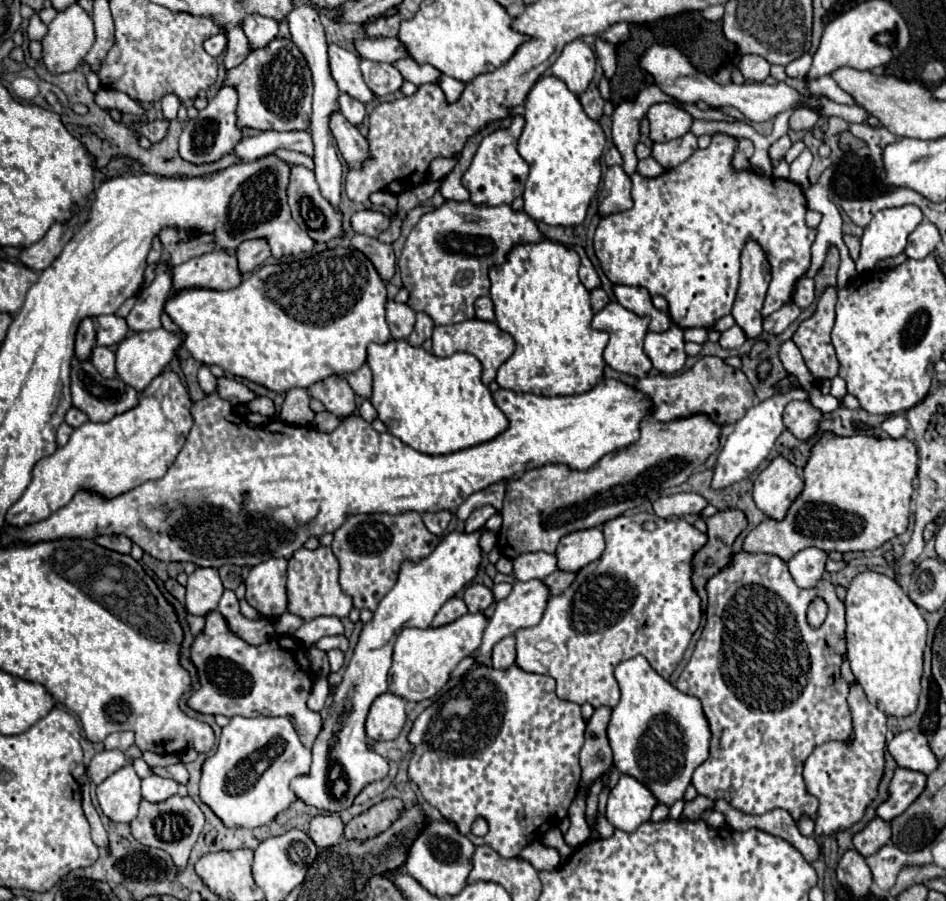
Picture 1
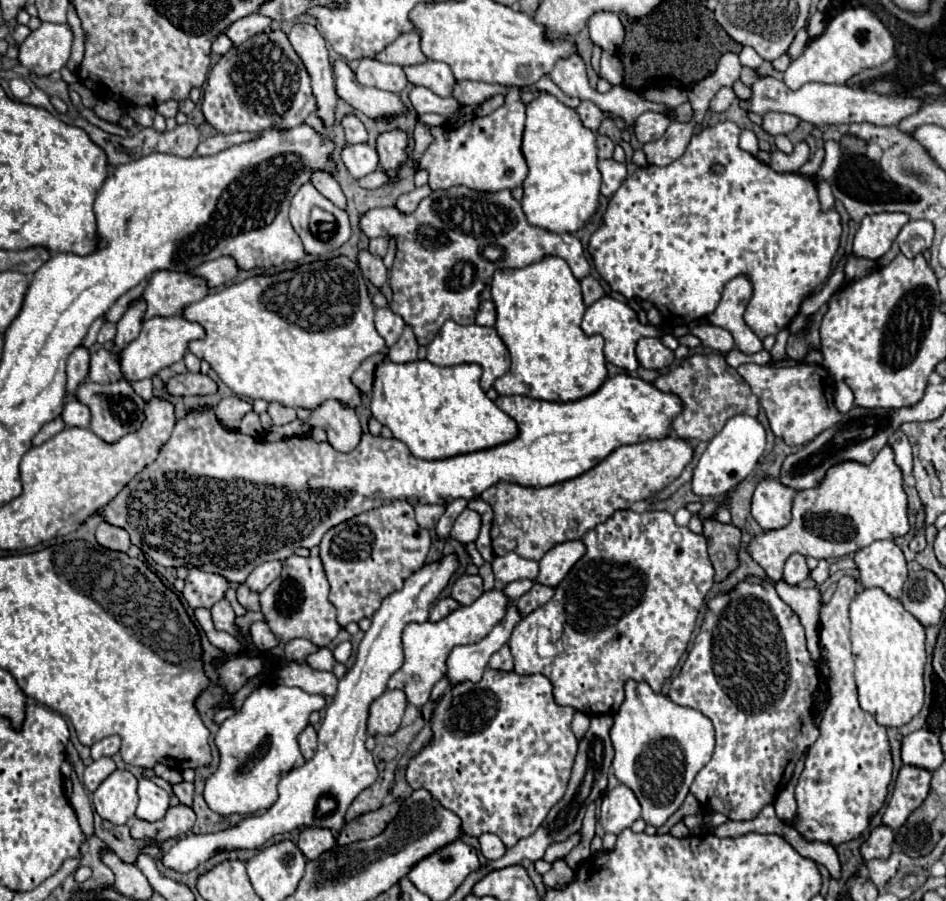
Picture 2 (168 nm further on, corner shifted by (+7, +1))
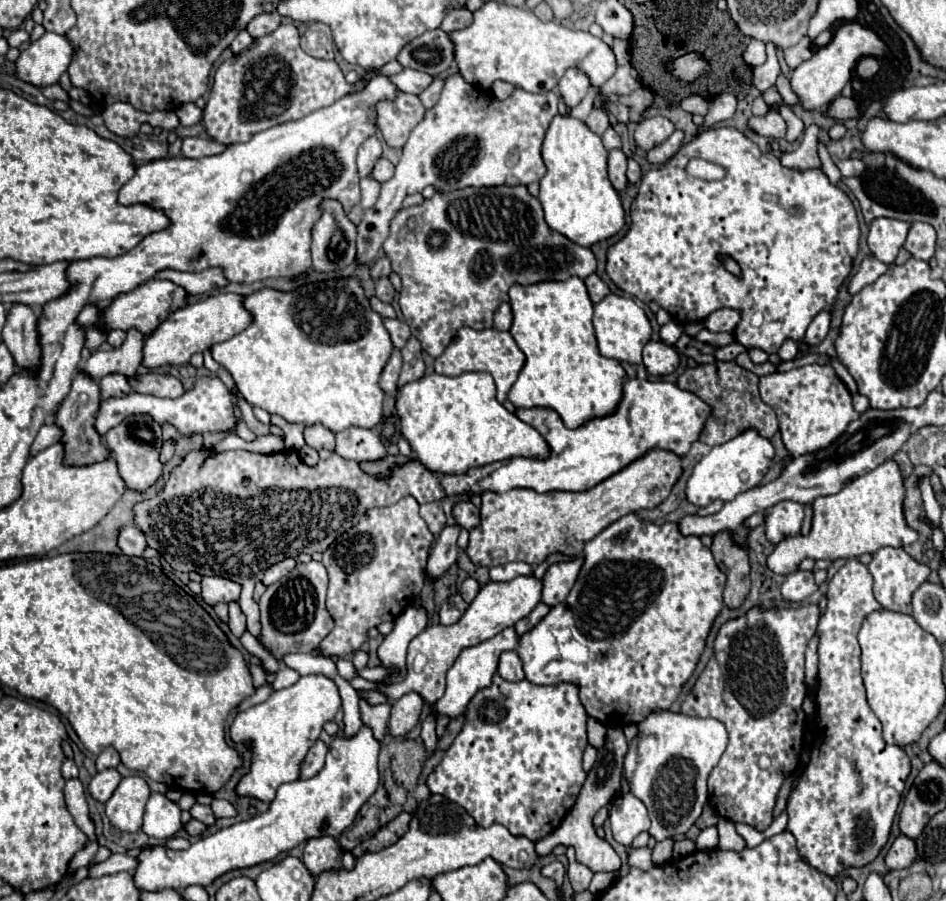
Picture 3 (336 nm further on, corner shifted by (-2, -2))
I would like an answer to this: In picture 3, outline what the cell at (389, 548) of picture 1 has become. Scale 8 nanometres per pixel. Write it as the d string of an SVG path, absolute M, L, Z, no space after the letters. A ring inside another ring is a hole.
M402 497L398 503L382 509L370 509L362 515L360 523L356 523L350 531L342 533L322 555L322 563L328 569L330 585L326 597L326 609L334 619L332 631L318 645L322 657L342 657L356 653L362 643L368 641L368 629L396 619L412 601L420 595L424 585L424 567L434 543L434 535L426 527L424 519L418 513L418 501L414 497Z

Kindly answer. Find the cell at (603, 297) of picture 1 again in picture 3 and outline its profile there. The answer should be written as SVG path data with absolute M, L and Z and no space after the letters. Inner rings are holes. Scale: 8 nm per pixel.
M594 273L594 275L590 275L590 277L586 277L584 279L584 283L586 283L586 289L588 289L588 293L590 293L590 299L592 299L592 303L598 303L598 301L602 301L608 293L610 293L610 289L608 289L608 285Z

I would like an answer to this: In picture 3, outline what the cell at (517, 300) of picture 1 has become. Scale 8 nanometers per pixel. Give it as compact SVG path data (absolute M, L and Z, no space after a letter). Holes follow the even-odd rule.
M570 277L568 281L544 281L528 287L512 285L508 295L514 313L510 333L518 343L518 347L522 349L522 353L526 355L526 363L516 383L510 389L508 399L518 409L532 409L532 407L554 409L562 417L568 429L576 429L592 419L612 415L622 399L622 385L626 371L616 359L606 359L598 351L592 327L592 301L588 297L584 281L580 277Z

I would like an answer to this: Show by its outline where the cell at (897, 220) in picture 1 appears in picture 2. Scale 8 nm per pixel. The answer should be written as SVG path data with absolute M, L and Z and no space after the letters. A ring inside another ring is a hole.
M879 212L865 216L853 238L853 254L857 258L879 260L891 248L899 230L907 222L909 216L903 212Z

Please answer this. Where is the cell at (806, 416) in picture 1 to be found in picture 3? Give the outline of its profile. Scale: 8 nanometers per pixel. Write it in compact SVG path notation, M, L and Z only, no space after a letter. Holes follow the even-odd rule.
M804 365L784 373L764 375L760 377L760 397L776 411L782 441L794 457L826 449L846 431L850 421L858 419L846 385L840 377L836 385L836 371L830 365Z

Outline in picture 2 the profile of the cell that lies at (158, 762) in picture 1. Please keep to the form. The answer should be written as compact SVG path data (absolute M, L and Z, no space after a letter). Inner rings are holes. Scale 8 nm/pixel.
M157 764L153 770L155 770L163 780L167 780L167 782L171 782L171 784L175 784L175 782L181 782L181 780L183 780L183 778L181 778L181 774L179 774L177 770L173 770L173 768L165 766L165 764Z

